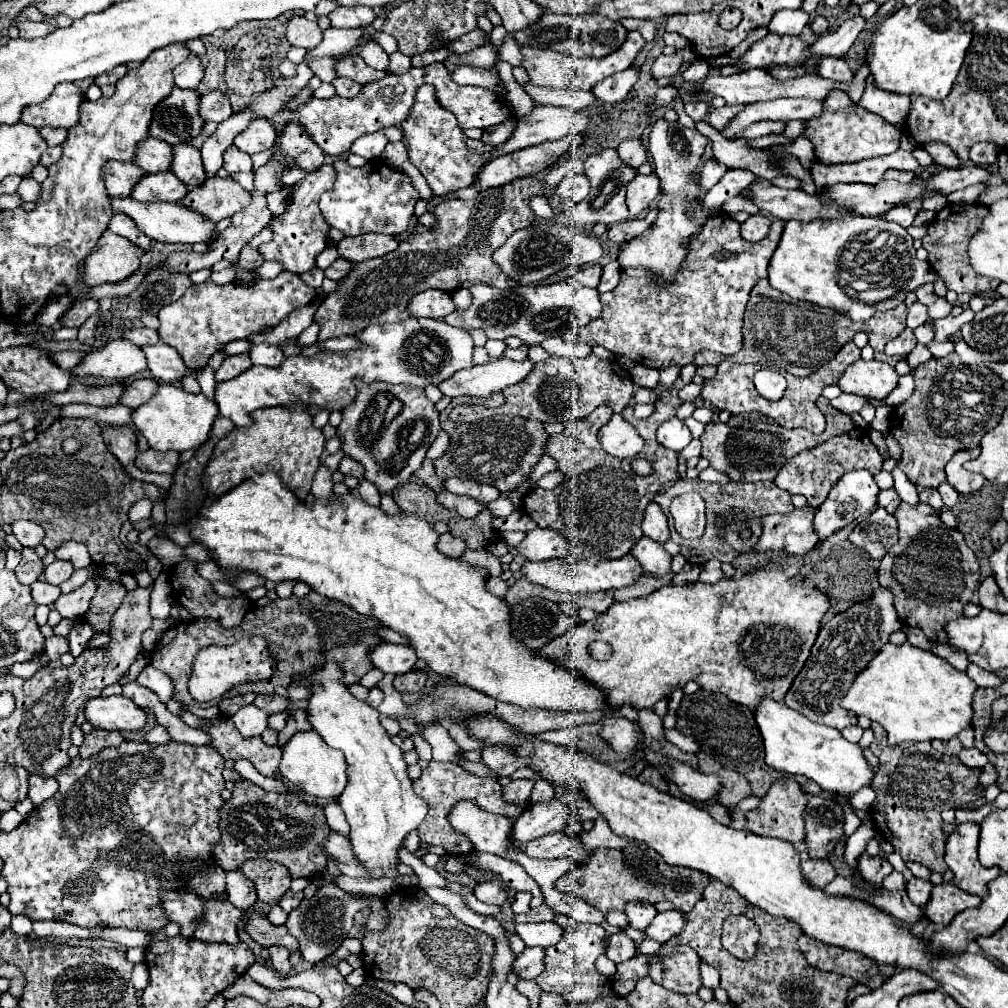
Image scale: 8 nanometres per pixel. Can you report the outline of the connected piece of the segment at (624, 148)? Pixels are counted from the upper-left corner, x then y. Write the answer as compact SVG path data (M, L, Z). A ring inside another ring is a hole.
M626 140L618 146L618 156L622 158L624 164L632 166L634 170L638 170L644 162L648 162L648 152L642 146L640 140Z

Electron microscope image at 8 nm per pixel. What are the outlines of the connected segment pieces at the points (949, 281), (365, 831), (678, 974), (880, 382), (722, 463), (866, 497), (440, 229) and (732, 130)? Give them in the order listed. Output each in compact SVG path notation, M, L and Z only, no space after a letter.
M948 204L944 210L940 210L936 214L934 224L932 222L928 224L928 234L922 240L924 248L928 250L928 262L932 264L934 272L946 282L946 288L954 290L956 294L962 294L962 292L968 292L968 294L992 292L1000 284L996 280L978 276L972 270L972 266L968 262L968 254L966 254L968 242L970 242L972 234L976 230L980 230L980 222L986 218L986 214L988 214L988 208L982 206L982 204L970 204L970 206L966 206L966 204Z
M328 662L320 672L302 674L296 678L312 678L318 682L316 688L310 686L312 698L308 702L308 720L328 746L344 752L348 762L348 786L338 798L338 804L342 806L350 824L354 856L370 878L394 880L400 864L398 850L404 848L404 838L408 832L416 830L428 814L428 804L412 790L412 780L408 776L408 764L402 760L402 750L382 728L378 710L356 700L348 692L348 686L340 682L338 664Z
M662 946L660 958L652 960L650 978L672 992L682 994L696 994L702 986L700 976L700 958L696 958L696 952L688 946L668 948Z
M860 358L848 366L848 370L844 370L838 386L842 392L854 392L860 396L884 400L898 386L898 374L886 362Z
M828 410L826 414L826 430L816 436L804 428L784 428L772 418L760 414L760 412L748 412L748 414L736 414L726 424L724 422L708 422L700 442L702 442L702 456L708 458L710 466L714 470L724 472L730 476L732 482L758 482L758 480L774 480L780 466L788 462L788 458L794 458L804 448L814 448L816 444L826 442L830 436L848 432L848 414L840 414L840 410Z
M854 470L850 474L844 474L844 478L840 478L838 484L830 490L828 498L814 510L812 528L820 538L818 542L826 540L830 534L838 532L844 526L848 526L856 518L868 514L876 506L876 494L878 494L878 486L874 484L874 478L868 470Z
M536 176L516 178L504 186L482 190L474 200L446 198L434 208L436 224L432 228L410 234L386 256L356 264L350 274L338 282L338 290L328 294L314 314L314 320L320 324L318 340L352 336L370 324L404 320L410 316L406 310L408 300L428 288L454 292L476 282L496 288L516 288L518 282L500 270L492 254L516 230L532 226L536 220L530 208L532 196L548 196L544 184Z
M776 98L772 102L754 102L744 106L720 134L724 138L734 138L744 132L750 124L760 120L810 120L818 116L822 110L822 102L808 98Z

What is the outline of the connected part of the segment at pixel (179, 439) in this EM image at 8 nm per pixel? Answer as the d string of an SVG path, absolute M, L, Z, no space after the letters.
M158 384L156 394L142 406L134 408L132 424L134 430L148 440L152 450L184 452L206 442L210 426L216 416L218 416L218 406L212 400L208 400L204 394L190 394L174 384Z

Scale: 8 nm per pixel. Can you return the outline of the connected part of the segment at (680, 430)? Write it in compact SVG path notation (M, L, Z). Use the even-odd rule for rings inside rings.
M670 418L658 428L658 442L674 452L680 452L692 442L692 434L680 418Z

